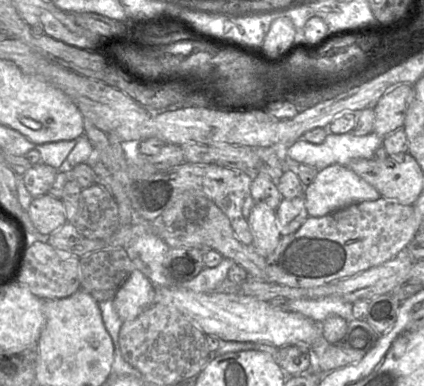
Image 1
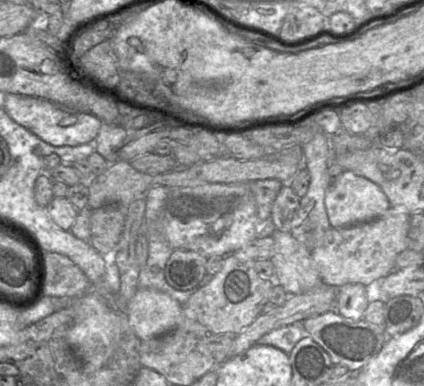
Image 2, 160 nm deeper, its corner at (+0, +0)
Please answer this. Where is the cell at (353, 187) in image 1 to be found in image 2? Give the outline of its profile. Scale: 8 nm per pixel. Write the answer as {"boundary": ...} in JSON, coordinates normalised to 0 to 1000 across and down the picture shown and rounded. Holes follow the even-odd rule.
{"boundary":[[[830,443],[795,451],[771,487],[764,526],[774,567],[788,591],[849,580],[899,562],[922,528],[894,479]]]}

